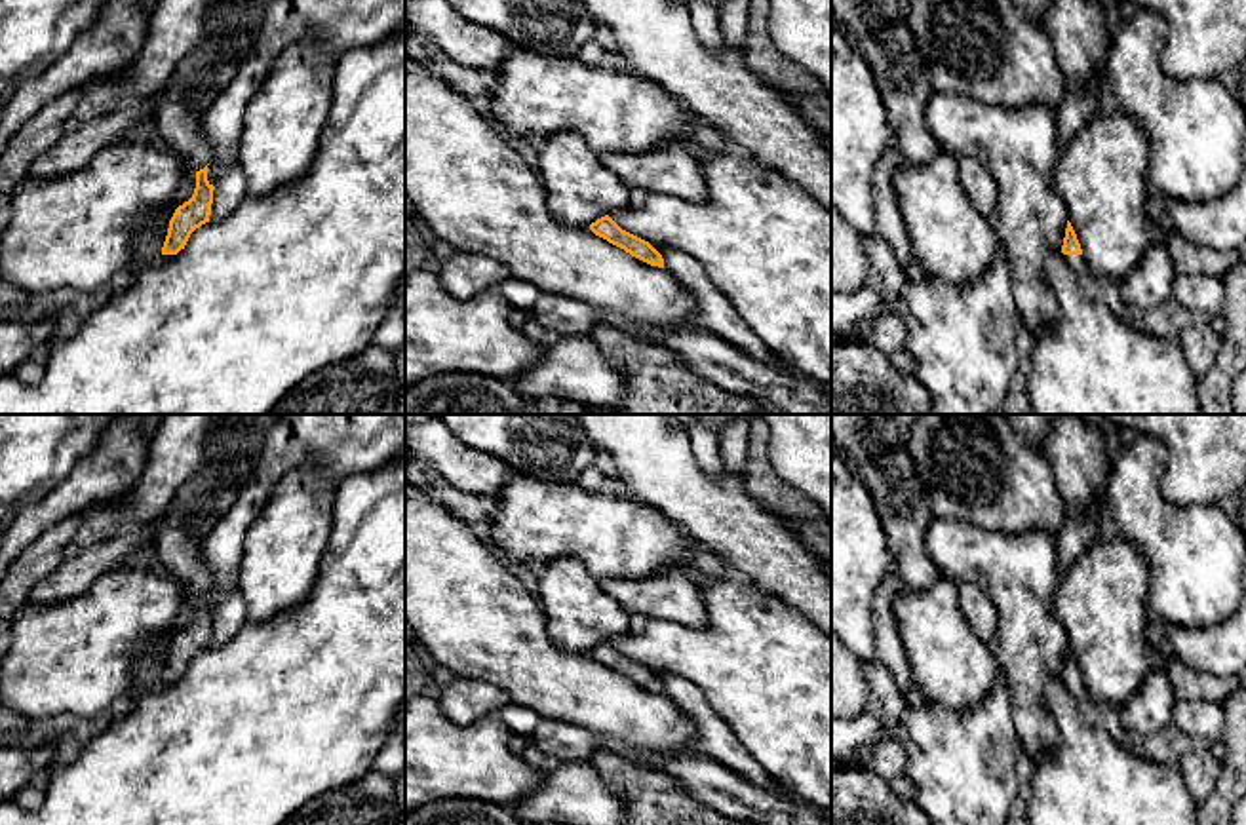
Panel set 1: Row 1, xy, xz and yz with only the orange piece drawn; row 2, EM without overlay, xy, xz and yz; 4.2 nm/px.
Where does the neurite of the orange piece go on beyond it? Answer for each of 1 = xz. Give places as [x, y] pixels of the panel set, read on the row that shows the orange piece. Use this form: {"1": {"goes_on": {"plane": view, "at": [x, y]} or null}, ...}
{"1": {"goes_on": null}}

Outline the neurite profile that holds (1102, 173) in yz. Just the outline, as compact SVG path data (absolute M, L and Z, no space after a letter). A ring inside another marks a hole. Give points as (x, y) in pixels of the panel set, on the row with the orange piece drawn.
M1111 106L1060 148L1050 175L1052 186L1067 205L1069 222L1088 268L1117 283L1139 264L1153 243L1147 226L1149 163L1147 135L1134 118Z

